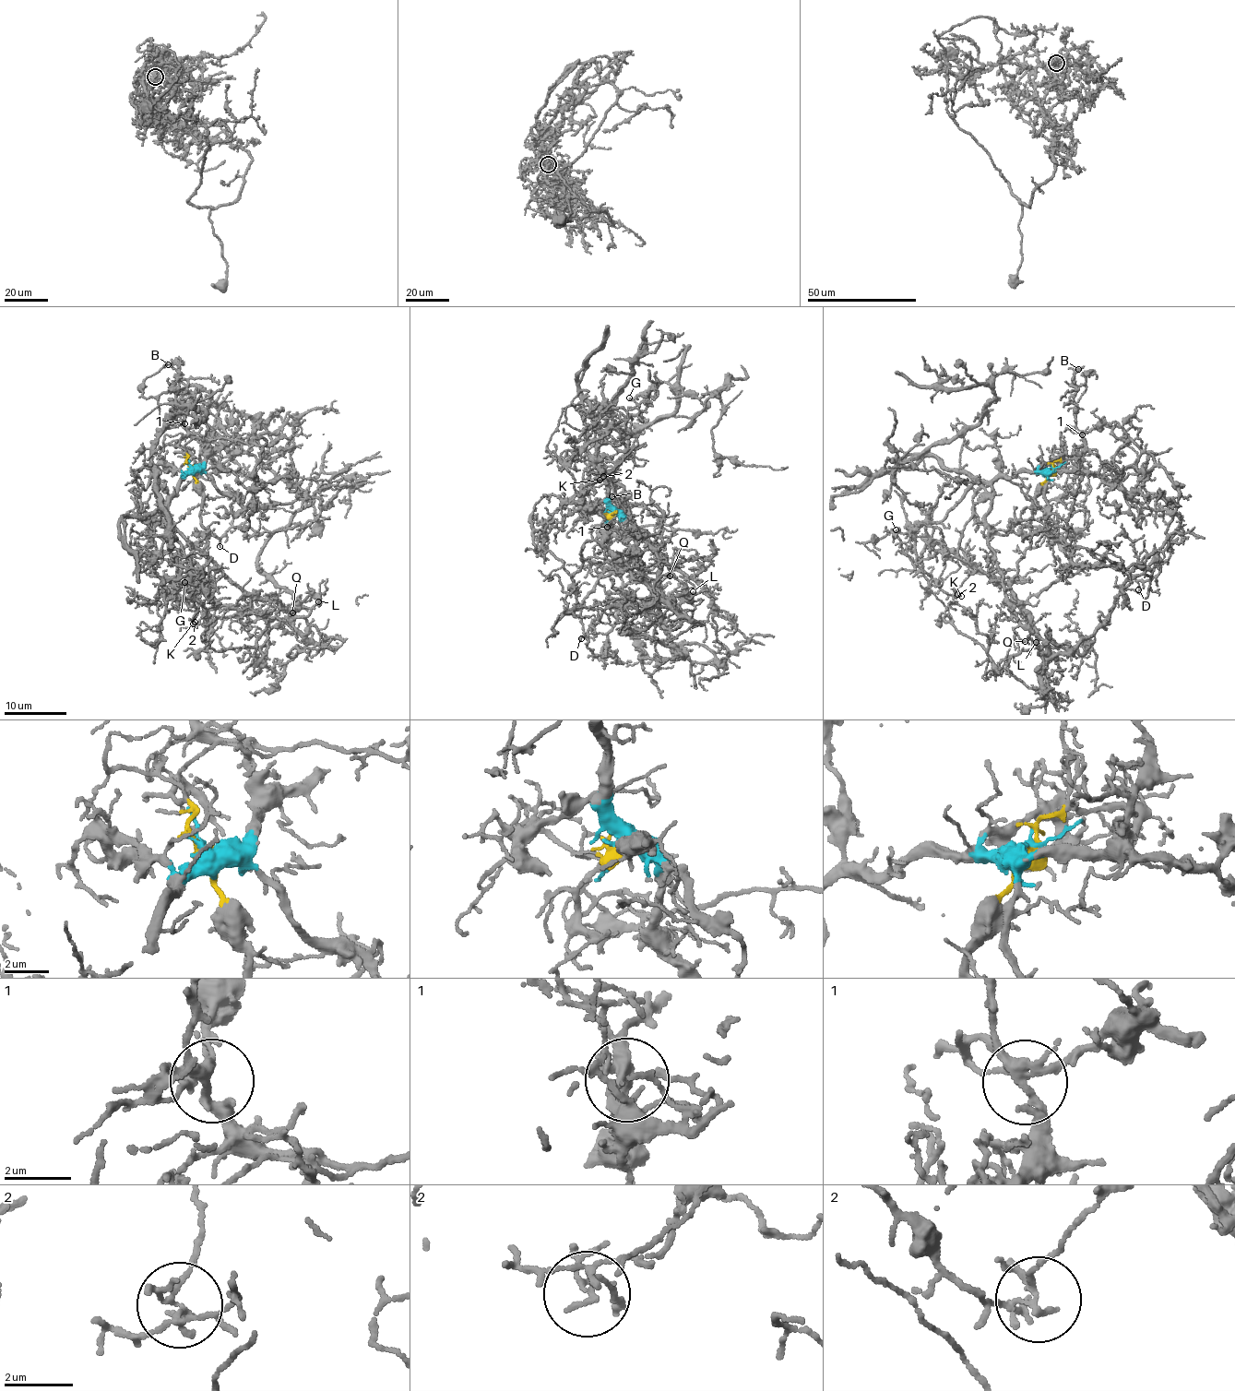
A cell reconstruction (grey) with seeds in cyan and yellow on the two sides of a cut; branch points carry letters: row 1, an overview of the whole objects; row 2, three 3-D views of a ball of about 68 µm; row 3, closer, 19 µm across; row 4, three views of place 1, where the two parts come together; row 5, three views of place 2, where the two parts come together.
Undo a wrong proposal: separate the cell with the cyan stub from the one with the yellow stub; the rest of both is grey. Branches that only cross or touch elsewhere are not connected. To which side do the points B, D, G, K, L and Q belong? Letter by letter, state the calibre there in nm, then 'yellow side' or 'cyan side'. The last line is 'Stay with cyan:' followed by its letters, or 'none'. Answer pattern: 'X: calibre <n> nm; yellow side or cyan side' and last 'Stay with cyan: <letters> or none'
B: calibre 80 nm; cyan side
D: calibre 150 nm; yellow side
G: calibre 120 nm; cyan side
K: calibre 140 nm; cyan side
L: calibre 140 nm; cyan side
Q: calibre 150 nm; cyan side
Stay with cyan: B, G, K, L, Q

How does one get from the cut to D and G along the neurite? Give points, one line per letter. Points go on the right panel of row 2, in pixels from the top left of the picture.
D: (1050, 470), (1033, 497), (1029, 547), (1011, 584), (1020, 609), (1034, 595), (1083, 567), (1130, 571), (1139, 589)
G: (1050, 470), (1019, 469), (1010, 476), (979, 481), (941, 521), (894, 533), (897, 535), (896, 529)

